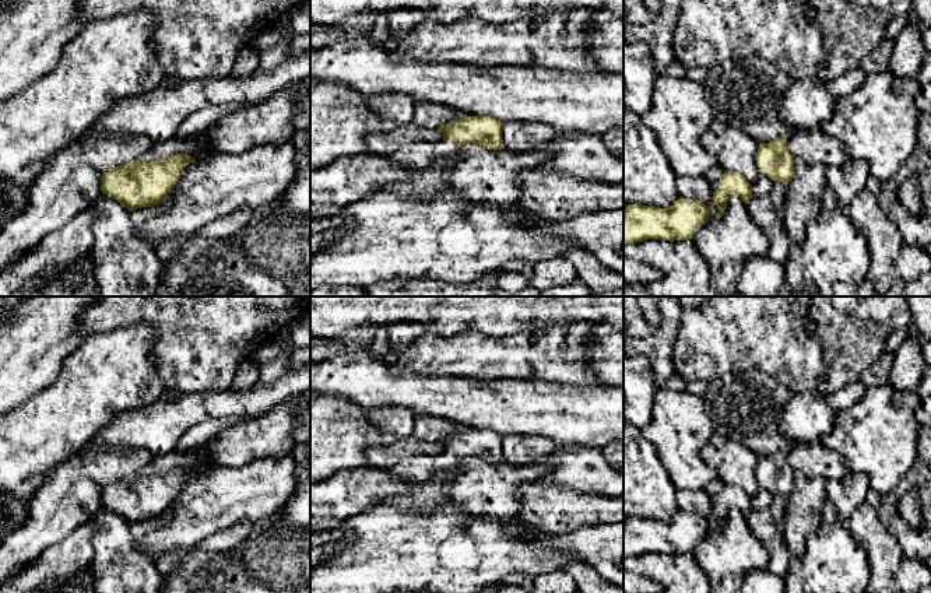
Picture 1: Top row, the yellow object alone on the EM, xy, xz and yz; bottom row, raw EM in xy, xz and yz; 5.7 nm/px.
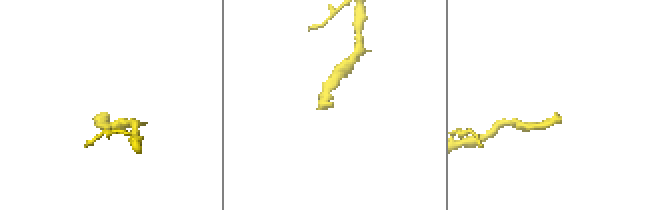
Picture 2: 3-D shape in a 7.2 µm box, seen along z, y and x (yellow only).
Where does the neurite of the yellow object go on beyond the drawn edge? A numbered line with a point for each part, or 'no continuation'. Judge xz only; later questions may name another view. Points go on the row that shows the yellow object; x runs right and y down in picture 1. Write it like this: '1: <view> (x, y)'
1: xz (429, 165)

